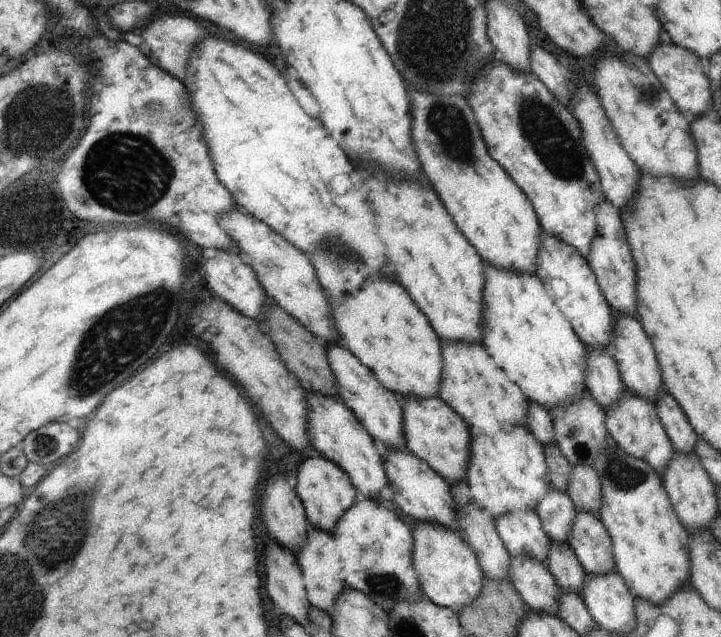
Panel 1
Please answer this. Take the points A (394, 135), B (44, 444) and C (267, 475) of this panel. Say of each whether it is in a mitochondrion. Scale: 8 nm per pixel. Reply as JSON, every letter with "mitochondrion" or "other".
{"A":"other","B":"mitochondrion","C":"other"}

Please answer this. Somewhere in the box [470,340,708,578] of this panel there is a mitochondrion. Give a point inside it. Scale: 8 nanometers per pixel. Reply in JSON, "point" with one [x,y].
{"point":[624,476]}

